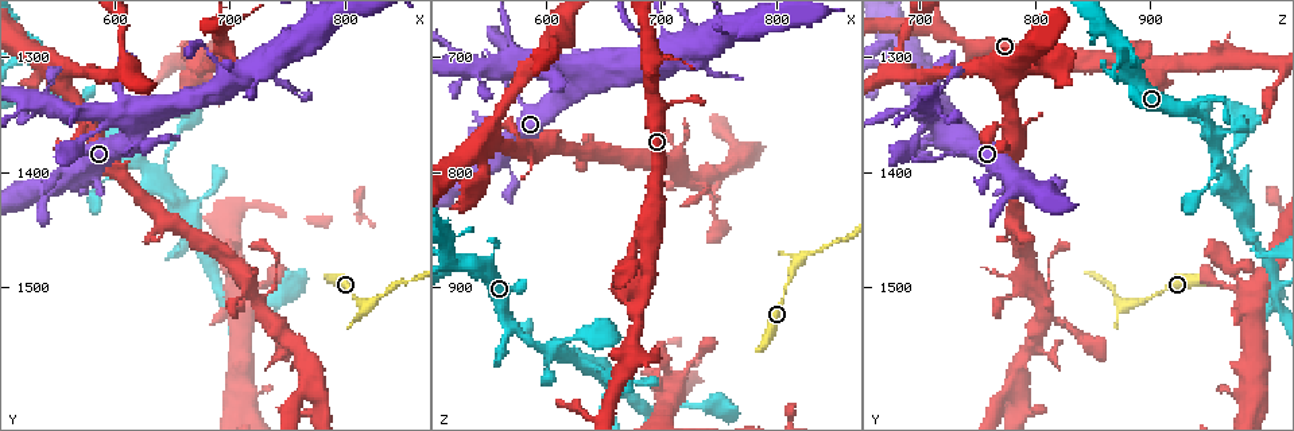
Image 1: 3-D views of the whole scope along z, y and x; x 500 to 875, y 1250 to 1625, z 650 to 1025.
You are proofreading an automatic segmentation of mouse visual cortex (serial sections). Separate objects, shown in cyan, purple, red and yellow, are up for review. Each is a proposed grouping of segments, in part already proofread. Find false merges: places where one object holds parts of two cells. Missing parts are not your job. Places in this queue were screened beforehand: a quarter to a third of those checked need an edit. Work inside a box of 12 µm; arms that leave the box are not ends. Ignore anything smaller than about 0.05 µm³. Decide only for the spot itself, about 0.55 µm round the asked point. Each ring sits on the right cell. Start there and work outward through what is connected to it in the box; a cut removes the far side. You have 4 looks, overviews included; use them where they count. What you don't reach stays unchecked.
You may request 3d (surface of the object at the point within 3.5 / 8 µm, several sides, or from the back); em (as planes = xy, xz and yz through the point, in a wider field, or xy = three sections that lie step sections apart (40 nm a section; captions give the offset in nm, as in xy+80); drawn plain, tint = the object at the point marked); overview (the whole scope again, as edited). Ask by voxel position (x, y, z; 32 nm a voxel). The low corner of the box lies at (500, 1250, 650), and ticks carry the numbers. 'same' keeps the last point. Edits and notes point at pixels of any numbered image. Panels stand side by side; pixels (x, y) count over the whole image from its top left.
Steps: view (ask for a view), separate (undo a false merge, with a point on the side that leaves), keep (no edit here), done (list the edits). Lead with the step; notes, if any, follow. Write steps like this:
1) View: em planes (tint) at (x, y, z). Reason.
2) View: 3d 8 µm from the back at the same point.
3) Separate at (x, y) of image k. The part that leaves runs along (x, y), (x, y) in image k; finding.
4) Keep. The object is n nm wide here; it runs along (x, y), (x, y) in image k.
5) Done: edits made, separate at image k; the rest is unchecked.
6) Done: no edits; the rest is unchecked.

View: 3d 3.5 µm from the back at (838, 1502, 872). Sudden change in width.

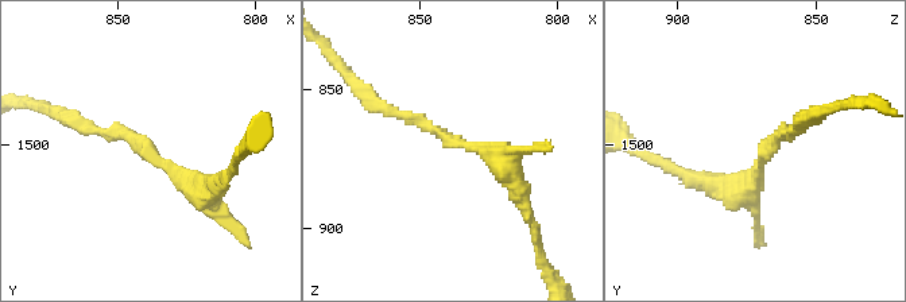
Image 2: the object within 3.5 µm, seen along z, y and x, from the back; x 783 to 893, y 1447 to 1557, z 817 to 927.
View: em xy step 1 (tint) at (836, 1504, 869). The arms are 150, 350 nm wide.

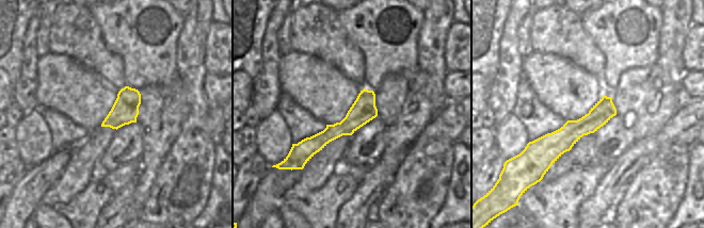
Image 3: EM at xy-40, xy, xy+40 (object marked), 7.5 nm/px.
Keep. It runs along (518, 185), (494, 154), (382, 109) in image 2; continuous, no second cell.

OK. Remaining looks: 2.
View: em xy step 1 (tint) at (714, 1520, 1002). Three-way junction.

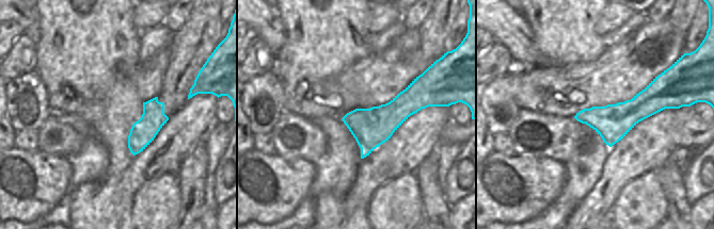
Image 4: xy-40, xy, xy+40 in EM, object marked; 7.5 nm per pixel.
View: 3d 3.5 µm at the same point.

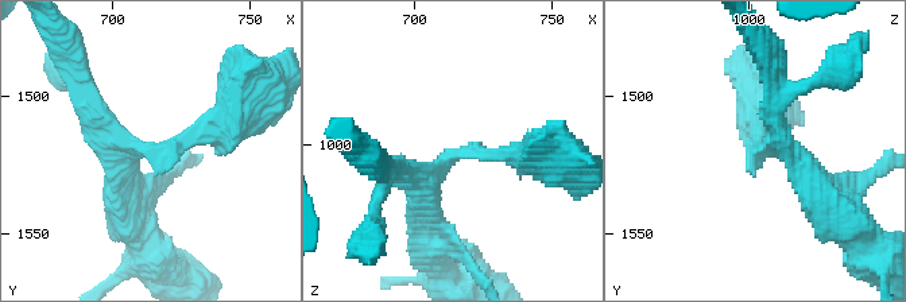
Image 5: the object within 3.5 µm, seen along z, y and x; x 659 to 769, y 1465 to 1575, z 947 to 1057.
Keep. The object is 280 nm wide here; it runs along (386, 171), (428, 174), (472, 150), (534, 157) in image 5; continuous, no second cell.

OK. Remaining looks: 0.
Done: no edits; the rest is unchecked.

